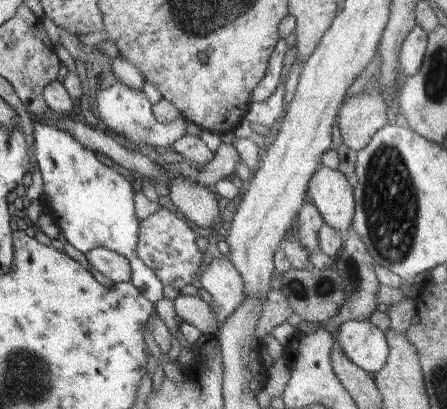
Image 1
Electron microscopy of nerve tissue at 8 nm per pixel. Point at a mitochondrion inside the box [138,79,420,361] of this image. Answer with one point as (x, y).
(328, 286)

